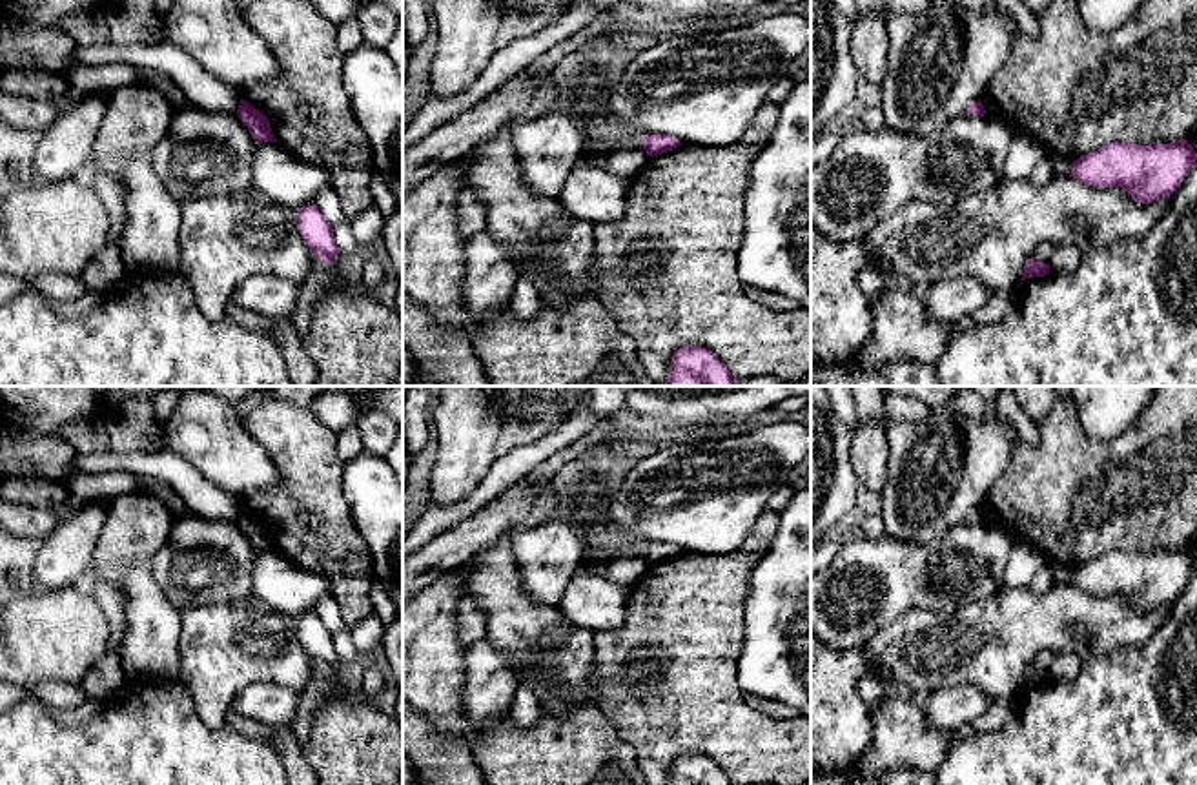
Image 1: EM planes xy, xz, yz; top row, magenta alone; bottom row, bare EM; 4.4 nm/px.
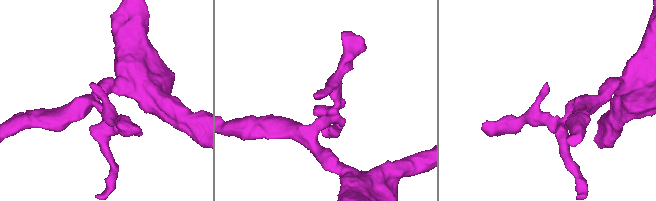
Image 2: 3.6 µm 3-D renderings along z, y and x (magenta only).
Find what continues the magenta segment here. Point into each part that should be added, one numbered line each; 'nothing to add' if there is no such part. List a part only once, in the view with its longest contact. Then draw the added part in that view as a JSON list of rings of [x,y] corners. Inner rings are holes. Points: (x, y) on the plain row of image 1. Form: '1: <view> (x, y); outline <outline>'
nothing to add

